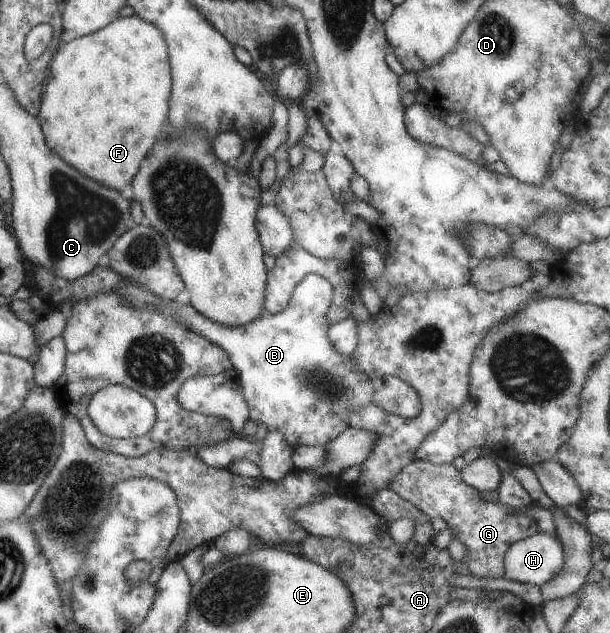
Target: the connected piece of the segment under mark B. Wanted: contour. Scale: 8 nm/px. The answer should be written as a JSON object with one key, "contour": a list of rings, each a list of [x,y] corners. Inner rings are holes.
{"contour":[[[37,265],[34,267],[34,280],[50,296],[47,300],[50,305],[53,305],[54,310],[59,310],[58,304],[64,300],[71,300],[71,303],[74,304],[101,292],[116,291],[130,304],[141,309],[156,309],[165,315],[170,315],[192,330],[204,335],[210,342],[221,346],[237,370],[239,383],[249,410],[249,418],[257,424],[266,424],[269,431],[278,430],[281,432],[292,448],[298,445],[327,445],[350,427],[349,420],[353,412],[366,407],[369,403],[376,403],[383,411],[402,418],[417,416],[421,409],[418,393],[404,380],[389,375],[369,381],[360,369],[355,369],[352,357],[344,356],[335,349],[327,335],[330,324],[326,318],[333,297],[333,288],[330,282],[321,276],[306,275],[292,291],[289,303],[282,312],[275,315],[265,312],[252,323],[241,327],[227,327],[202,316],[192,305],[188,304],[185,298],[174,301],[163,299],[147,289],[131,283],[128,279],[124,279],[110,267],[97,265],[88,274],[71,281],[56,276],[48,269]]]}

